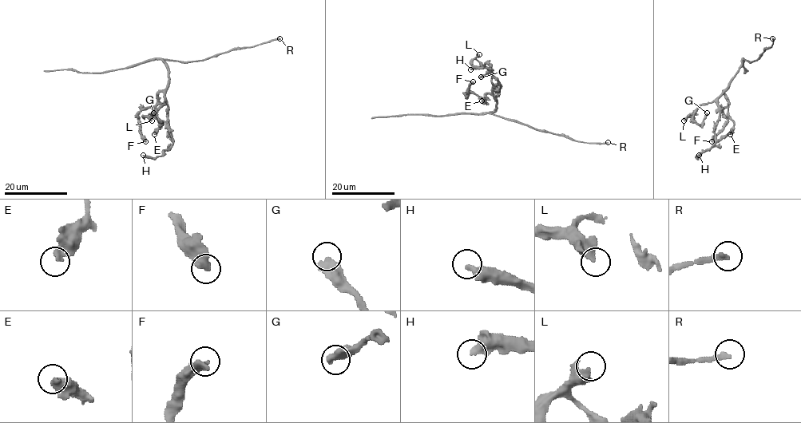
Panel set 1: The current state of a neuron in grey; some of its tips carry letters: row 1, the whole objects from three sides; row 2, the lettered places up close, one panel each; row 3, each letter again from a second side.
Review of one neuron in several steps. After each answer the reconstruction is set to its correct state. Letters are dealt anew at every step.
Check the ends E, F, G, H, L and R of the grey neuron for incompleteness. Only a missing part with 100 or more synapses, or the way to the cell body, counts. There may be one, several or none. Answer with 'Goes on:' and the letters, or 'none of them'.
Goes on: R

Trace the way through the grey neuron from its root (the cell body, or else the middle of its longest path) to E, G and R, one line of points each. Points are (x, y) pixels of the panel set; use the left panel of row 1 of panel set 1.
E: (163, 62), (167, 69), (168, 85), (158, 94), (154, 116), (159, 122), (159, 128), (154, 134)
G: (163, 62), (167, 69), (168, 87), (164, 104), (157, 112), (158, 118), (162, 124), (153, 112)
R: (163, 62), (162, 59), (202, 60), (279, 38)

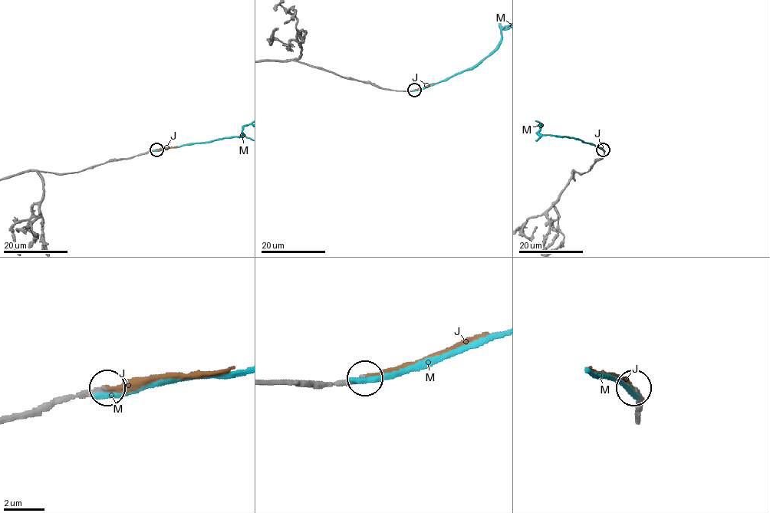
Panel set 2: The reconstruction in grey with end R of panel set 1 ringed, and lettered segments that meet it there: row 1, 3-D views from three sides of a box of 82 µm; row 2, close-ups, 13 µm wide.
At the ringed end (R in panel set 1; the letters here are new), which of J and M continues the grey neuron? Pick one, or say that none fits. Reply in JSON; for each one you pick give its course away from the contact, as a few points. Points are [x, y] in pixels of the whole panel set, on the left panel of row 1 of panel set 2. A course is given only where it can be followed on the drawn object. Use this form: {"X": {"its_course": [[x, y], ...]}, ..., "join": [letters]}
{"join": []}

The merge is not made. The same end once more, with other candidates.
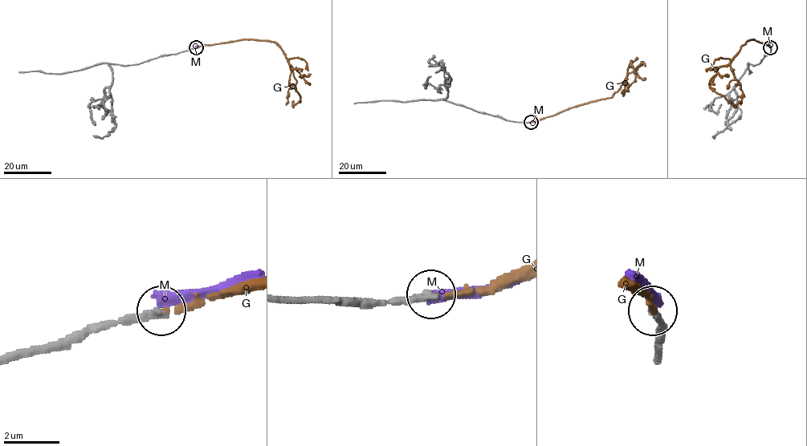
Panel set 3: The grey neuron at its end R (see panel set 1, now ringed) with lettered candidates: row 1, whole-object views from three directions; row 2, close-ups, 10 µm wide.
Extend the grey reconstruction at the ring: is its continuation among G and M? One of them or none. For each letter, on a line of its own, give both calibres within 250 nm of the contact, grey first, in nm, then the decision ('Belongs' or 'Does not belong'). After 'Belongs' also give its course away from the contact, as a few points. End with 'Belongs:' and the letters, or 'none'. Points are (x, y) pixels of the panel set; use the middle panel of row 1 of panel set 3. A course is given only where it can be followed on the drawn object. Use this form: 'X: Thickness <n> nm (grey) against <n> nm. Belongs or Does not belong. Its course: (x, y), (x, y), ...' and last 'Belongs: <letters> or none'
G: Thickness 280 nm (grey) against 190 nm. Belongs. Its course: (531, 121), (610, 98), (625, 79), (631, 61), (635, 80), (629, 87), (629, 92)
M: Thickness 280 nm (grey) against 440 nm. Does not belong
Belongs: G

